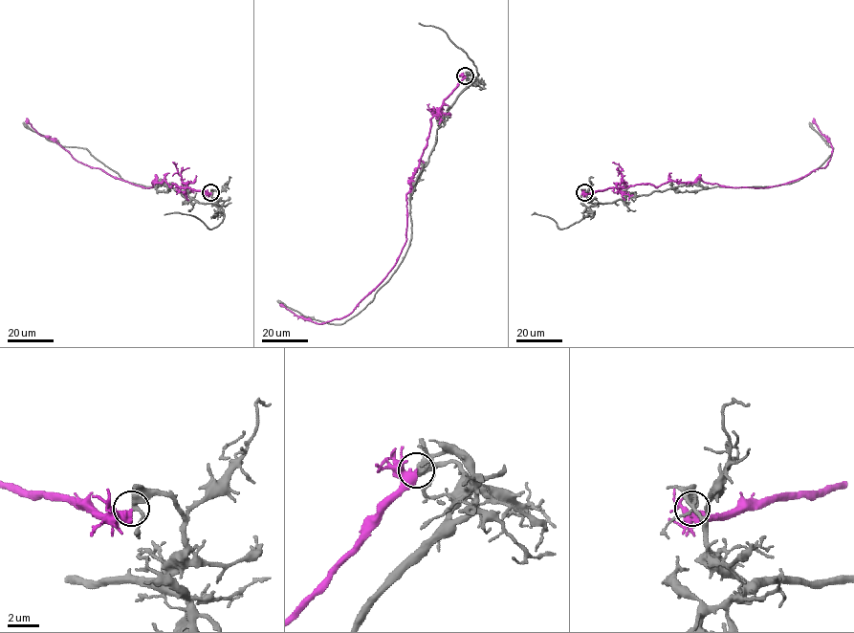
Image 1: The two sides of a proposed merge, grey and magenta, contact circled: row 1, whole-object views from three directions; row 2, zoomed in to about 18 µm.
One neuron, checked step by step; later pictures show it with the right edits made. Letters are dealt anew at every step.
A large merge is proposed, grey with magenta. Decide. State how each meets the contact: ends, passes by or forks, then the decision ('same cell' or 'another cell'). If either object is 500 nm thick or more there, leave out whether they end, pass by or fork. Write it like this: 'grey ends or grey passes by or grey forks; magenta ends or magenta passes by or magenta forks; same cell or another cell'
another cell

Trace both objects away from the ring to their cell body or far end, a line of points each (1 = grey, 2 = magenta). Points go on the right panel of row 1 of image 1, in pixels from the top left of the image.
1: (584, 192), (594, 203), (612, 203), (687, 185), (772, 186), (798, 181), (833, 149), (809, 122)
2: (584, 192), (697, 179), (733, 187), (785, 184), (824, 167), (829, 161), (832, 146), (813, 118)

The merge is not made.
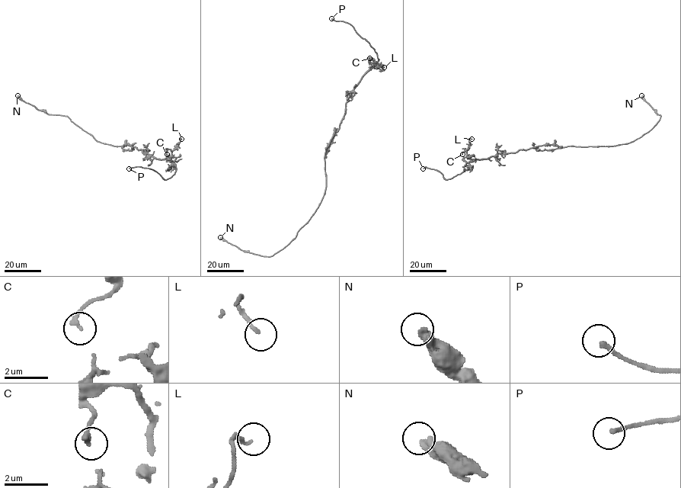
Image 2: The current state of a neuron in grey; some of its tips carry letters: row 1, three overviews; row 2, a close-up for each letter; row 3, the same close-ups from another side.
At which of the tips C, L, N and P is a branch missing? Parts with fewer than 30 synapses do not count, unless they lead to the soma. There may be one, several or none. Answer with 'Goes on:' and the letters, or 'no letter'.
Goes on: P

